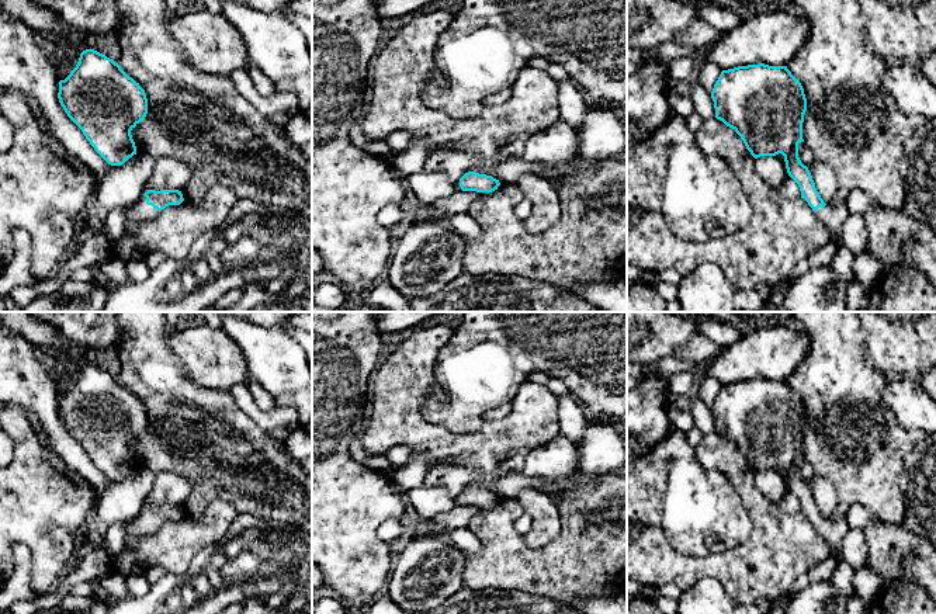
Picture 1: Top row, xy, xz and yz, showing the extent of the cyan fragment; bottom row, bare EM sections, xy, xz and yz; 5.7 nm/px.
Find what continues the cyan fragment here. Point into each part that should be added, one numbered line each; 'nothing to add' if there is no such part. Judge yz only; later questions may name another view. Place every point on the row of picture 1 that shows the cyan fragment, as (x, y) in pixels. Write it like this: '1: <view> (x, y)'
1: yz (834, 218)

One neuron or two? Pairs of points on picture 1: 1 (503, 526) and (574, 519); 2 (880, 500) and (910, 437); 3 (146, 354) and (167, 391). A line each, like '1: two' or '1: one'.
1: one
2: one
3: one

